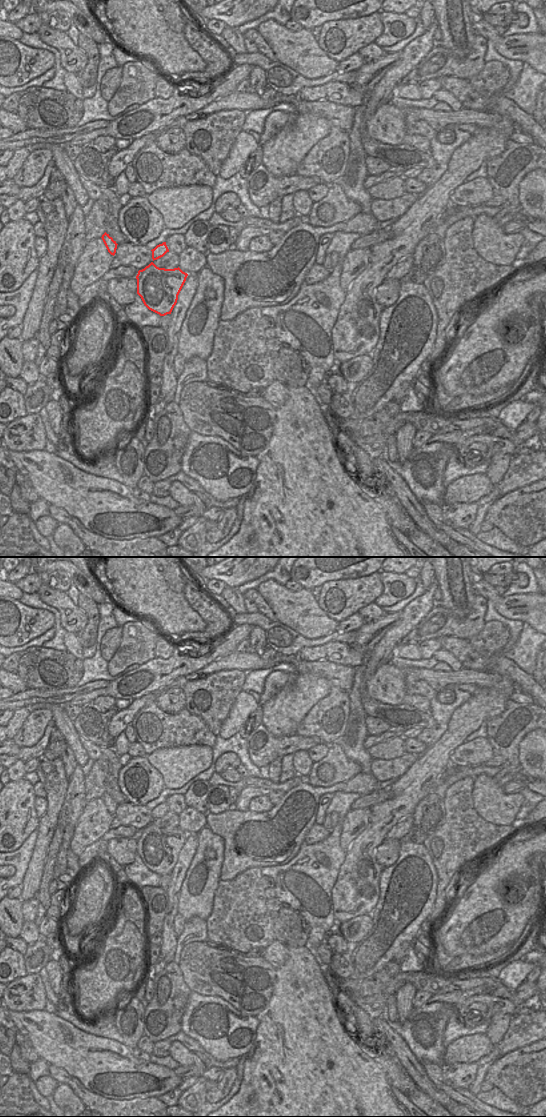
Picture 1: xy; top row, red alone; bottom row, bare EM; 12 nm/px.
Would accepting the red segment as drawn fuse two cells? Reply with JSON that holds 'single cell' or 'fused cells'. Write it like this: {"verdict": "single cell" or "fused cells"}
{"verdict": "fused cells"}

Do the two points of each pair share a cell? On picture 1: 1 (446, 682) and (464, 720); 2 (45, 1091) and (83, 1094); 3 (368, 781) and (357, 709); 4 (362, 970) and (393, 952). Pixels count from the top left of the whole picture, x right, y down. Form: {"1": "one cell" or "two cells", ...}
{"1": "two cells", "2": "two cells", "3": "two cells", "4": "one cell"}

